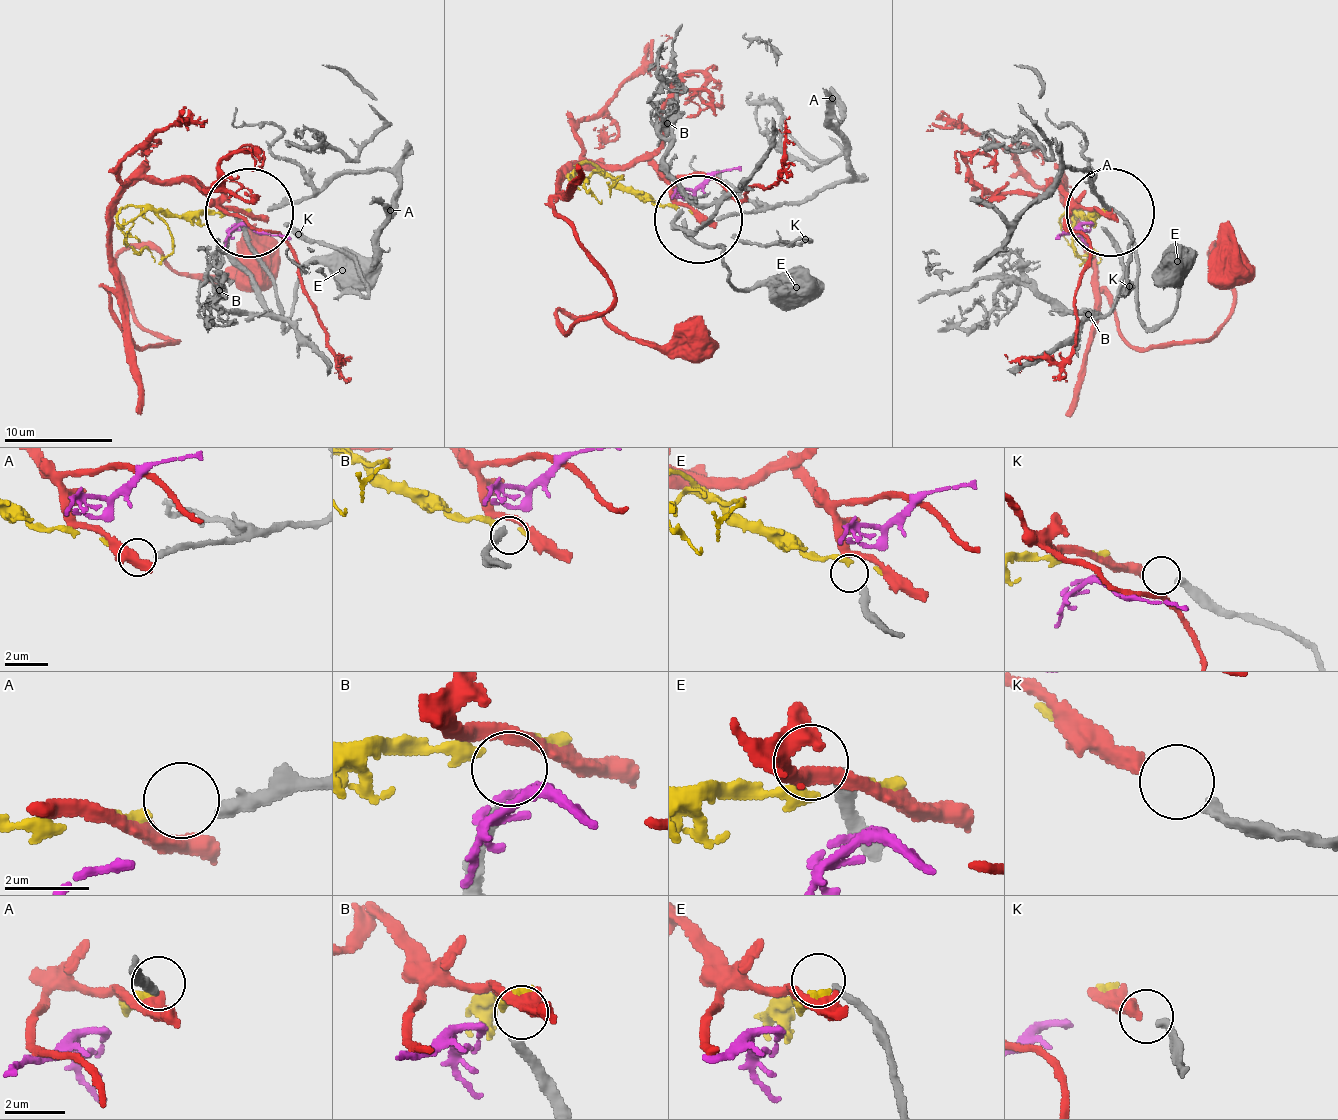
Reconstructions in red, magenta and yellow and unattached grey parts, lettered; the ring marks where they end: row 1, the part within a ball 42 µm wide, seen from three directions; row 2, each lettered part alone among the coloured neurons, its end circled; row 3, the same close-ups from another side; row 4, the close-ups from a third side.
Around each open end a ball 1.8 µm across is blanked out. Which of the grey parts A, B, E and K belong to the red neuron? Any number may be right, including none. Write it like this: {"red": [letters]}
{"red": ["K"]}

